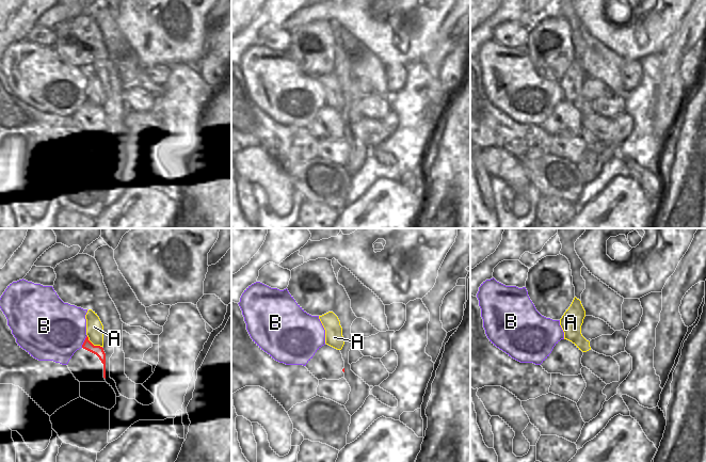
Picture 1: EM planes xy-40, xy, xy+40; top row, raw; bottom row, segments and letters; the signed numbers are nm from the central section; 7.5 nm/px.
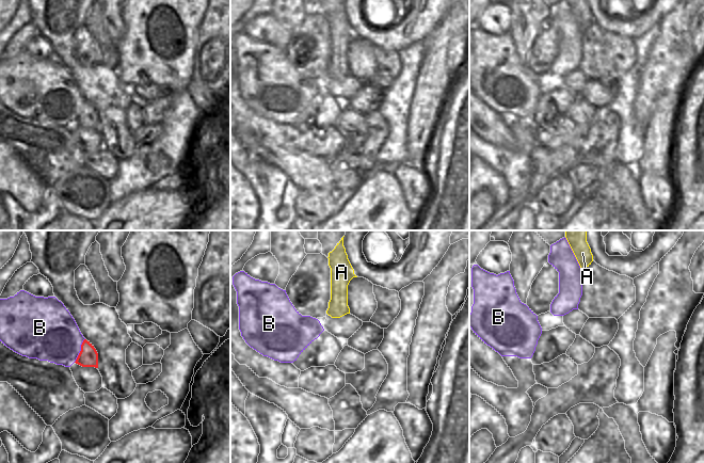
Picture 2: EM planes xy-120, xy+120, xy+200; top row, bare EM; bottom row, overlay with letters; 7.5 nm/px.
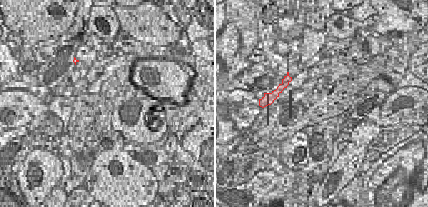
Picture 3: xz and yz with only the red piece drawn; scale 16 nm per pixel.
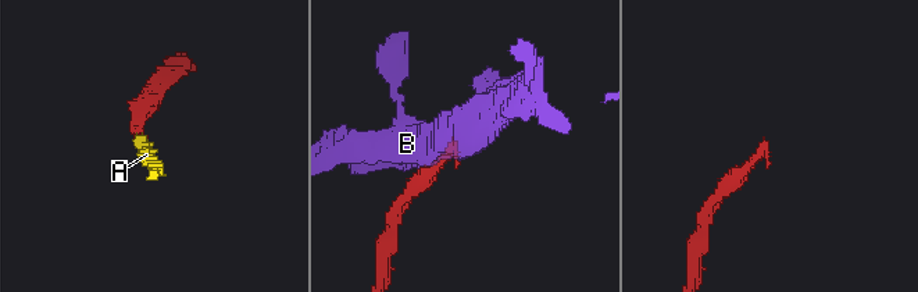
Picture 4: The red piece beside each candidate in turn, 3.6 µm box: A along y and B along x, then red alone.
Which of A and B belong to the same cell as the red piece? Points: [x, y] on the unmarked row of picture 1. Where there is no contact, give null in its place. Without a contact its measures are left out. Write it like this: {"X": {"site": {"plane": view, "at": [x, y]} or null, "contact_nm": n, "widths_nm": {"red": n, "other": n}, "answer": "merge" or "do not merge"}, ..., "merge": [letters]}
{"A": {"site": {"plane": "xy-40", "at": [93, 106]}, "contact_nm": 150, "widths_nm": {"red": 70, "other": 130}, "answer": "merge"}, "B": {"site": {"plane": "xy-40", "at": [84, 102]}, "contact_nm": 100, "widths_nm": {"red": 70, "other": 440}, "answer": "do not merge"}, "merge": ["A"]}

